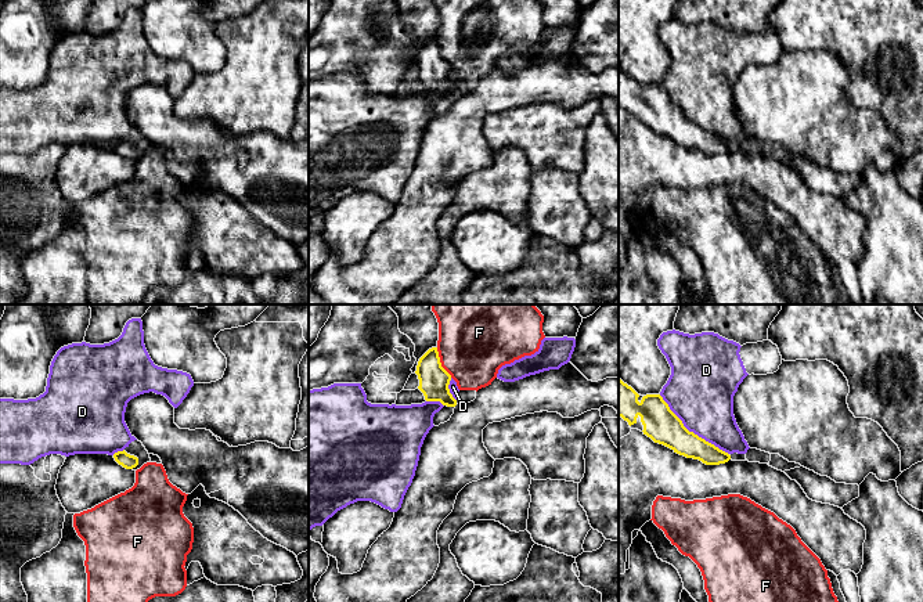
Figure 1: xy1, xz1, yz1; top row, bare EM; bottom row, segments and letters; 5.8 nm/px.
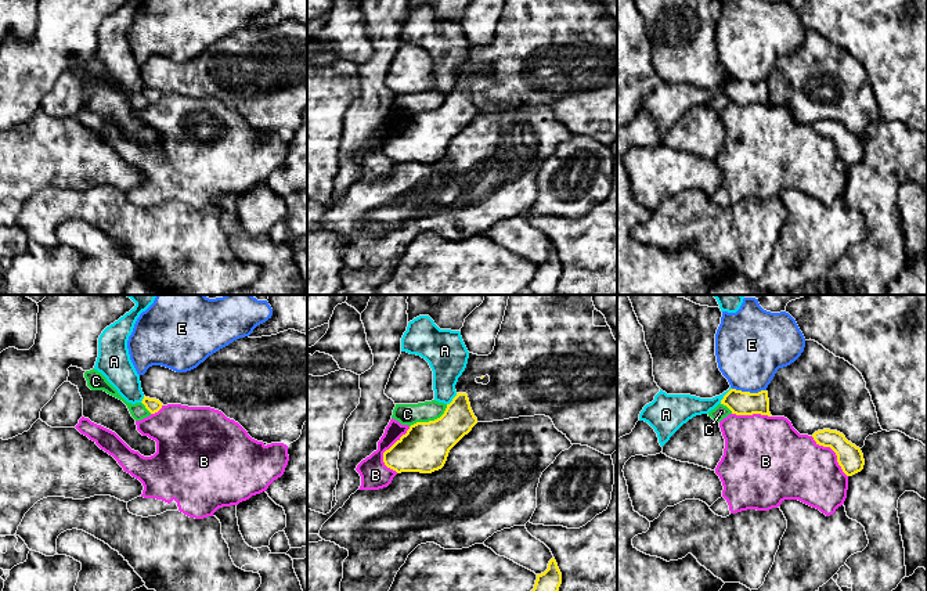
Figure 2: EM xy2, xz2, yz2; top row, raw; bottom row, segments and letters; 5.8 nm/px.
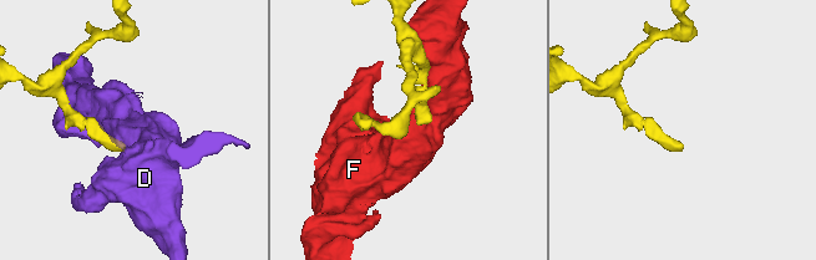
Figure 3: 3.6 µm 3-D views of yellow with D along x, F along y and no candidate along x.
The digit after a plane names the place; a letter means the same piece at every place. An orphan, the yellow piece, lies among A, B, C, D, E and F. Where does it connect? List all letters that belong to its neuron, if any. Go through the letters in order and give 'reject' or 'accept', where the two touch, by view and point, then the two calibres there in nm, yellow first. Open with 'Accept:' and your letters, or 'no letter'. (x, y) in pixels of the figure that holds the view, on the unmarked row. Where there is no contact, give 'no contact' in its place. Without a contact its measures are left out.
Accept: no letter
A: reject | yz2 (724, 86) | 140/160 nm
B: reject | xz2 (386, 140) | 280/170 nm
C: reject | xz2 (430, 111) | 280/130 nm
D: reject | yz1 (691, 122) | 200/380 nm
E: reject | yz2 (749, 82) | 140/400 nm
F: reject | xz1 (440, 53) | 180/400 nm

